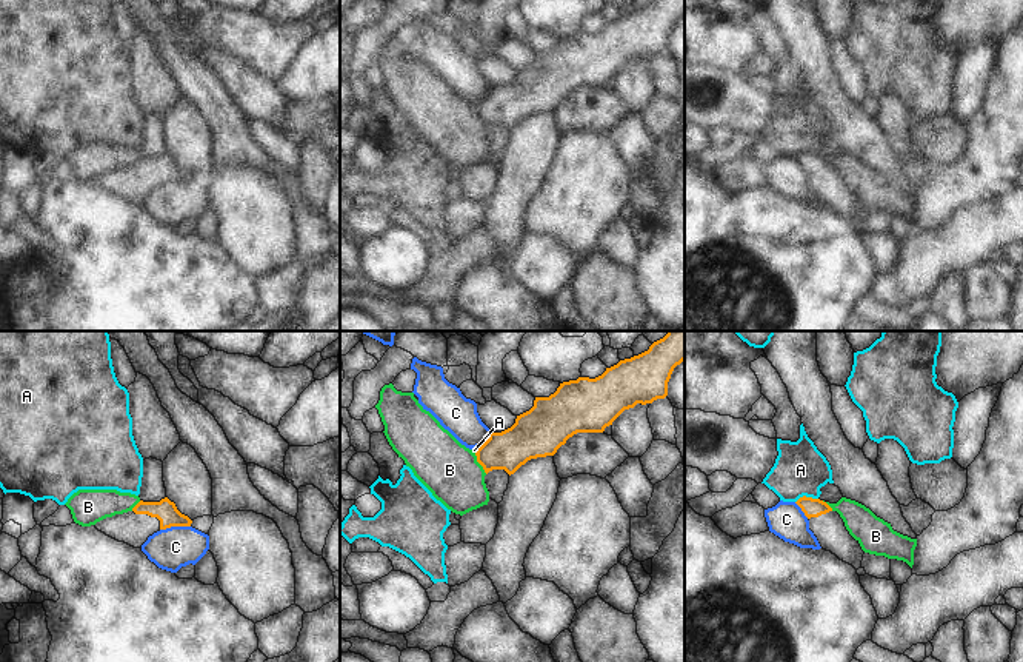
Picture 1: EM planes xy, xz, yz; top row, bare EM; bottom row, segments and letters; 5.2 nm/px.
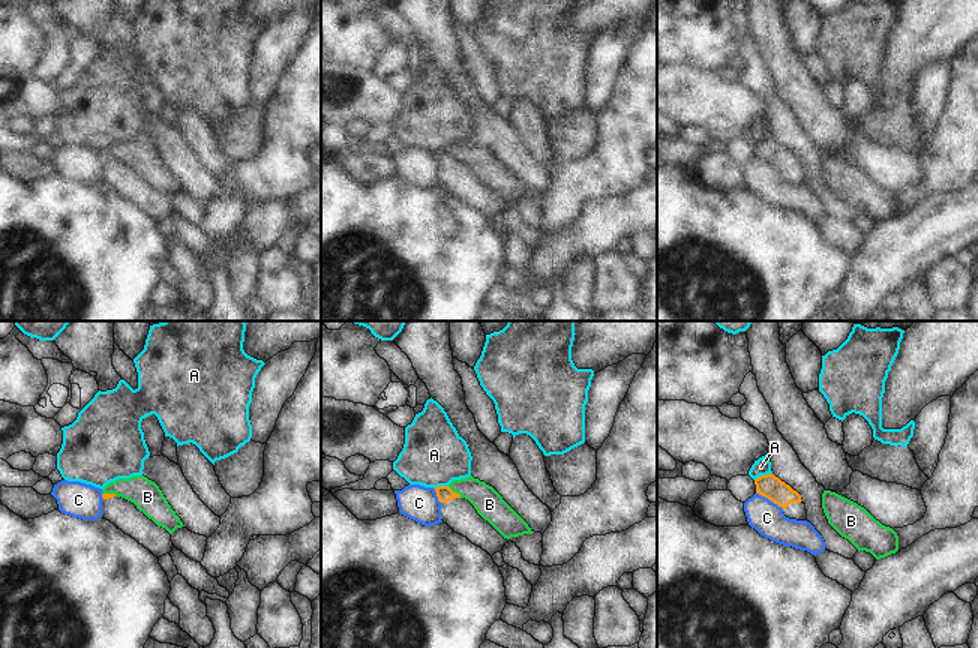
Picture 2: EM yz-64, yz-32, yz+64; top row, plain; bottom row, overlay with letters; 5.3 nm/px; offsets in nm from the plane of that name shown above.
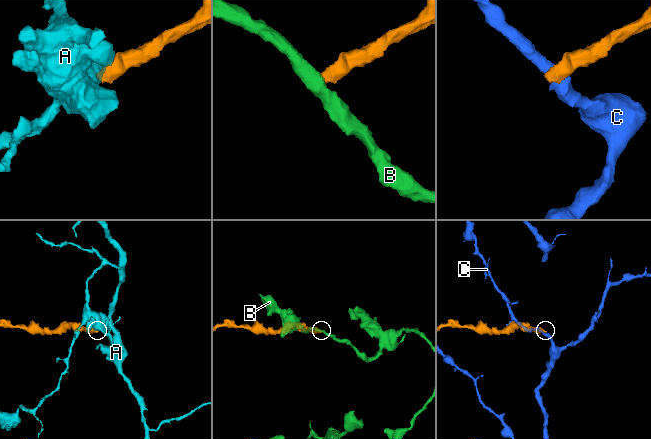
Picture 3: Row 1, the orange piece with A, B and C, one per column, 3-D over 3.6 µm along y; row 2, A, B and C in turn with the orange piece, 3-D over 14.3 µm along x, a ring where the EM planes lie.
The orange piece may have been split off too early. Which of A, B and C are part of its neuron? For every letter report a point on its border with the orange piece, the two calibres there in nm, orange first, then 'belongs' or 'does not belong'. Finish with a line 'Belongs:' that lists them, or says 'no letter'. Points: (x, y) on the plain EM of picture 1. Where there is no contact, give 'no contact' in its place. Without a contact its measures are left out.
A: meets orange in yz at (806, 153); 100 nm thick on the orange side, 280 nm on the other; does not belong
B: meets orange in xz at (479, 117); 200 nm thick on the orange side, 300 nm on the other; does not belong
C: meets orange in xy at (174, 180); 120 nm thick on the orange side, 220 nm on the other; does not belong
Belongs: no letter

